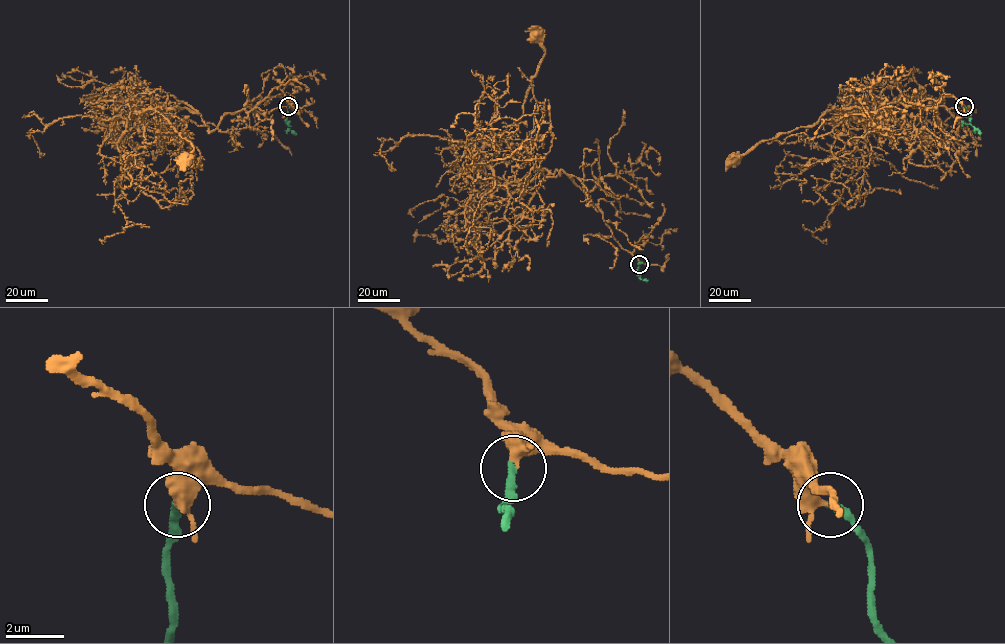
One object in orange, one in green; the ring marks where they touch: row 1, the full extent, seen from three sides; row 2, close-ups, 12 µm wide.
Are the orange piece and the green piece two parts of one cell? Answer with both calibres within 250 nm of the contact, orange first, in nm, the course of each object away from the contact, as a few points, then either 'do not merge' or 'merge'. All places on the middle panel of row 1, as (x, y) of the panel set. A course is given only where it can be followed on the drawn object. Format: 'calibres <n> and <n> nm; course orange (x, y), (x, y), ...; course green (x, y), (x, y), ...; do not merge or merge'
calibres 300 and 300 nm; course orange (640, 264), (561, 170), (553, 175), (536, 167), (523, 146), (497, 136), (523, 113), (544, 55), (535, 33); course green (639, 264), (637, 271), (641, 279), (648, 281); merge

